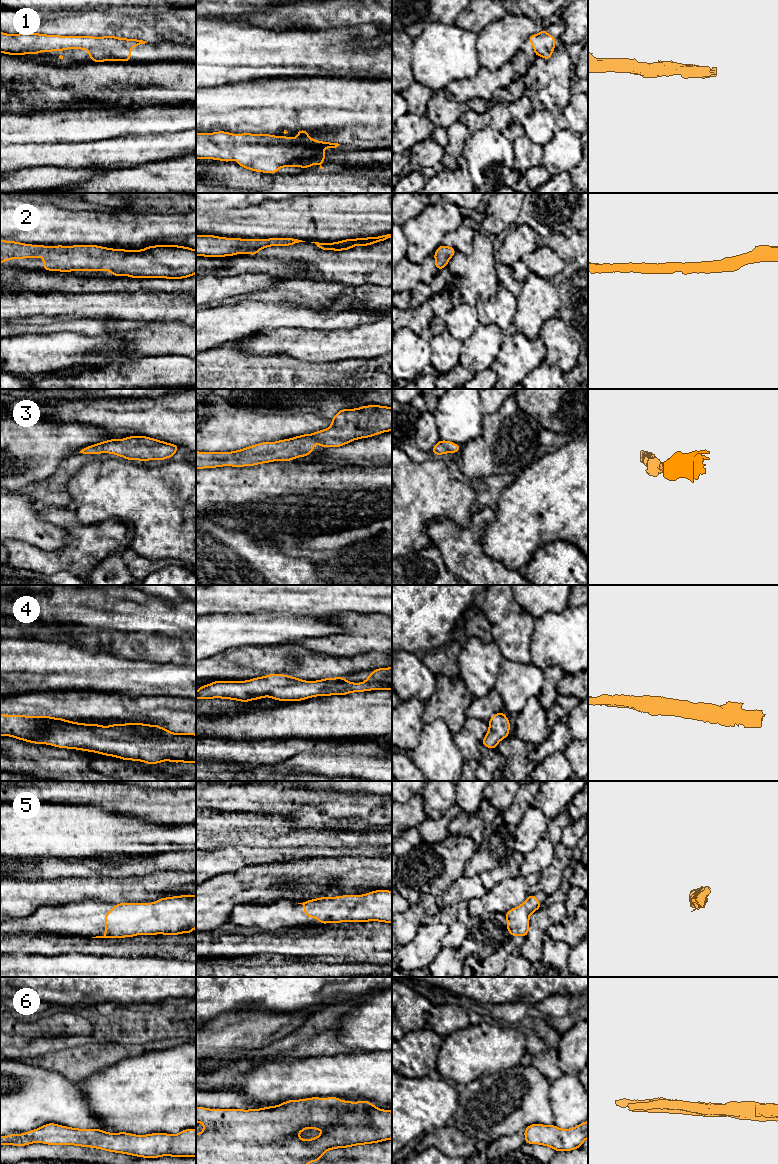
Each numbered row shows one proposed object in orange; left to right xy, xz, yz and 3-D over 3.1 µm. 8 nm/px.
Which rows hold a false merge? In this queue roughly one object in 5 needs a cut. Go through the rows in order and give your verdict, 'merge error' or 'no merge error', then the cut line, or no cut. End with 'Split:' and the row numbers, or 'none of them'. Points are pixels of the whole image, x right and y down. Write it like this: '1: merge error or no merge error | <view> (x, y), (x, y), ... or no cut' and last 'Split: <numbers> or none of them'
1: no merge error | no cut
2: no merge error | no cut
3: no merge error | no cut
4: no merge error | no cut
5: no merge error | no cut
6: no merge error | no cut
Split: none of them

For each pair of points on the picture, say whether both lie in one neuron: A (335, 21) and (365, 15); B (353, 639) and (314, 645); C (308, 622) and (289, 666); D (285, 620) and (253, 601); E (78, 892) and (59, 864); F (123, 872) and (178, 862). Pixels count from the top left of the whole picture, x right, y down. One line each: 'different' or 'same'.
A: same
B: same
C: different
D: different
E: different
F: same

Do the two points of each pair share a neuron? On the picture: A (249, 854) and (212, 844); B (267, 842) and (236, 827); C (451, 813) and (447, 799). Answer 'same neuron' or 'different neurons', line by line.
A: different neurons
B: same neuron
C: different neurons

